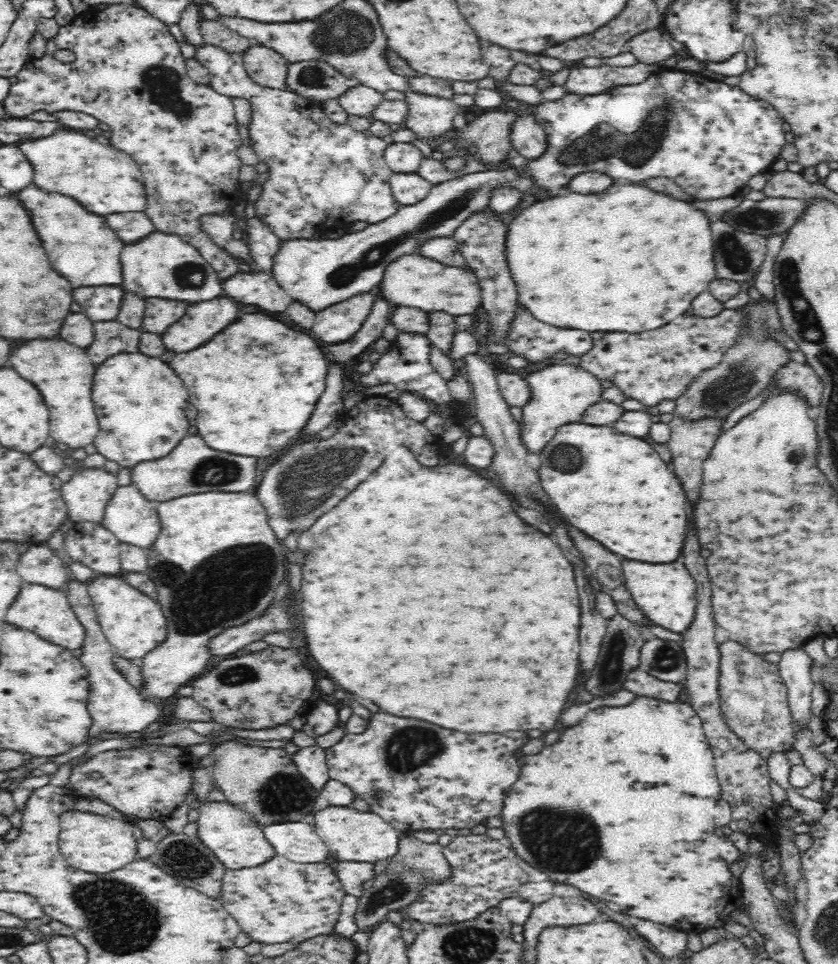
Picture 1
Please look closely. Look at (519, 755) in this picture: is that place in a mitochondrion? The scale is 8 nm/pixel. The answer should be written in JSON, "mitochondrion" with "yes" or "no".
{"mitochondrion":"no"}

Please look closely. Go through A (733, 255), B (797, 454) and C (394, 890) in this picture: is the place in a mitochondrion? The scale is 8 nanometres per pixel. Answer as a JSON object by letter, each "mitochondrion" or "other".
{"A":"mitochondrion","B":"mitochondrion","C":"mitochondrion"}

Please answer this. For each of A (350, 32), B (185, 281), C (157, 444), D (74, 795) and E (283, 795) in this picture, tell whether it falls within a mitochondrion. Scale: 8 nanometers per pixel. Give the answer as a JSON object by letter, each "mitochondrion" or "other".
{"A":"mitochondrion","B":"mitochondrion","C":"other","D":"other","E":"mitochondrion"}

